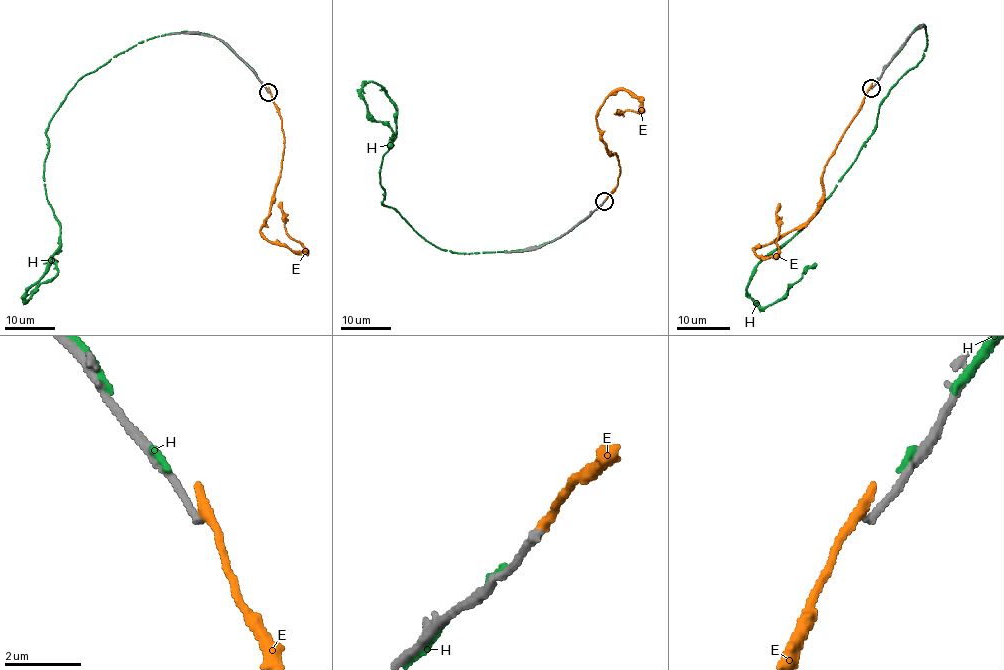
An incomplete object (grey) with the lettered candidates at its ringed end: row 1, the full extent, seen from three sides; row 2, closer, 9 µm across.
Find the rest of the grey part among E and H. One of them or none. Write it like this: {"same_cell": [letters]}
{"same_cell": []}

